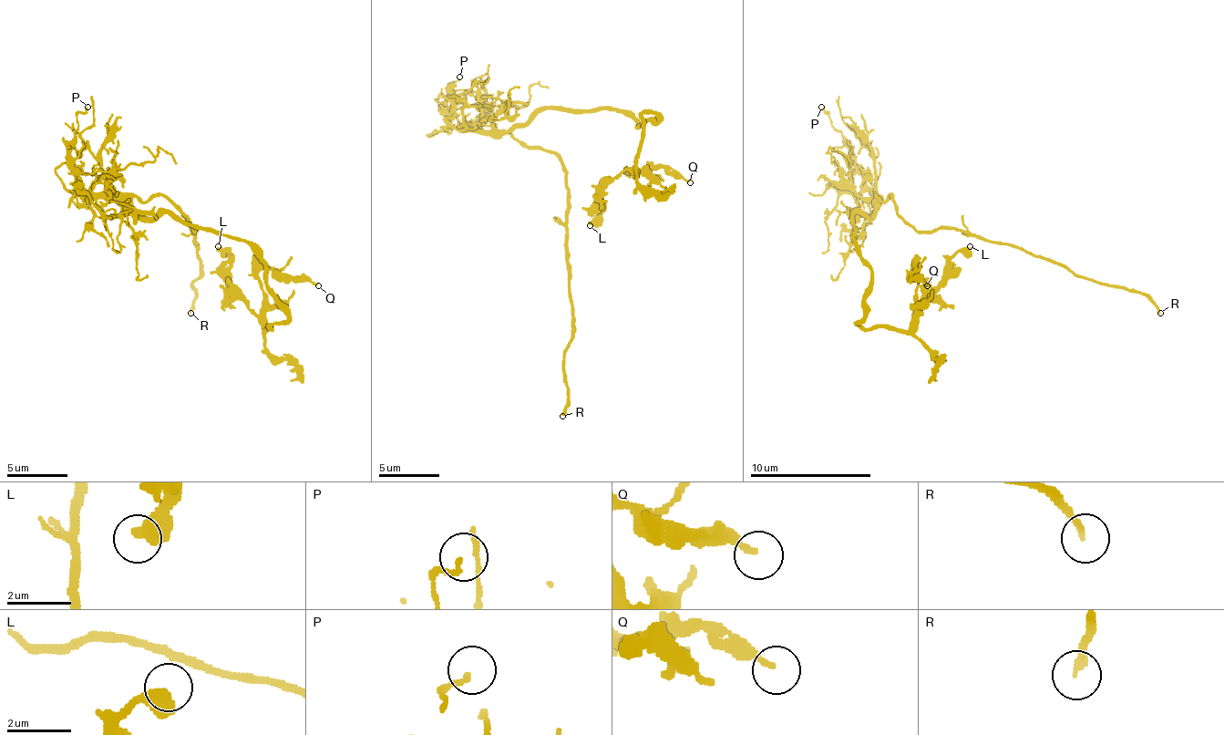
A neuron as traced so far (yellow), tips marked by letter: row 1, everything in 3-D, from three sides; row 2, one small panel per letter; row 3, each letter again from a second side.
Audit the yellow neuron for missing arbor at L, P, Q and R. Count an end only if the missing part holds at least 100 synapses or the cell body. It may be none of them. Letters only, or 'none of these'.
R

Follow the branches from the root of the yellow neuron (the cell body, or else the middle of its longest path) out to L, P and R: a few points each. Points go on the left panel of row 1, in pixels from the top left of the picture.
L: (158, 212), (239, 237), (266, 271), (282, 325), (263, 331), (218, 246)
P: (158, 212), (139, 216), (115, 201), (91, 198), (78, 186), (76, 116), (87, 107)
R: (158, 212), (146, 216), (137, 207), (163, 195), (194, 228), (200, 276), (194, 283), (190, 313)

